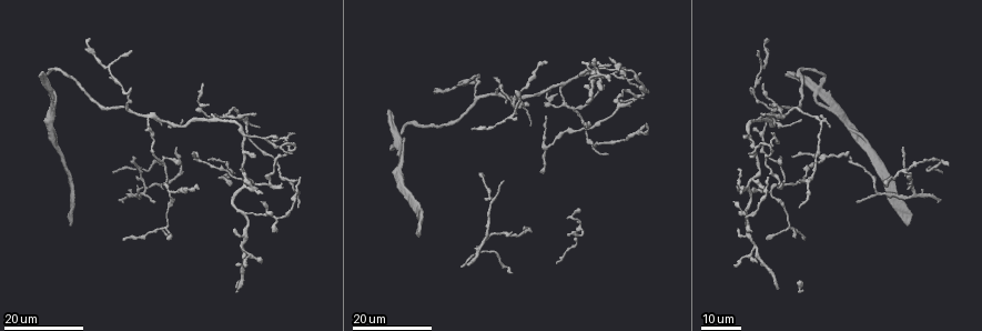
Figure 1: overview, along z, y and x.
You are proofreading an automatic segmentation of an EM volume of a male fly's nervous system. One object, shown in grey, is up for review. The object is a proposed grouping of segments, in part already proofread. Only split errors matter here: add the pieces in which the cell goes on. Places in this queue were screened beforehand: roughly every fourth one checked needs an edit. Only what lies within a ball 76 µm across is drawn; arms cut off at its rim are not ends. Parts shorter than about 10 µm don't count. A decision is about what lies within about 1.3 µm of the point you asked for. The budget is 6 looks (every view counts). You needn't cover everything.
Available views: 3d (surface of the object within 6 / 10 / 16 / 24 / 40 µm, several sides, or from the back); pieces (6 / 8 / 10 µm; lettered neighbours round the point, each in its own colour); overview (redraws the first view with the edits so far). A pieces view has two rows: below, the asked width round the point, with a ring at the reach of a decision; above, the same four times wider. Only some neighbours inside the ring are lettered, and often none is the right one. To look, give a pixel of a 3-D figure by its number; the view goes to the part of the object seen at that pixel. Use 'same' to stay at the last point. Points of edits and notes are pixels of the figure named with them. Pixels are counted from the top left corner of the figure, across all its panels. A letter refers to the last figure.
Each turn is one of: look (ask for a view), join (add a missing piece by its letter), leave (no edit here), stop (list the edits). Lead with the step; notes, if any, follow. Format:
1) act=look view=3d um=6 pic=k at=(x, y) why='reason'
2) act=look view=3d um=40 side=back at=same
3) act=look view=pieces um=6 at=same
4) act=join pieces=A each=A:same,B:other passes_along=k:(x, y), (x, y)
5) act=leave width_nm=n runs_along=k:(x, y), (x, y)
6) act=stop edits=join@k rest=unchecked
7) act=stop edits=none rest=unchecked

act=look view=3d um=16 pic=1 at=(152, 202) why='branch stops here'

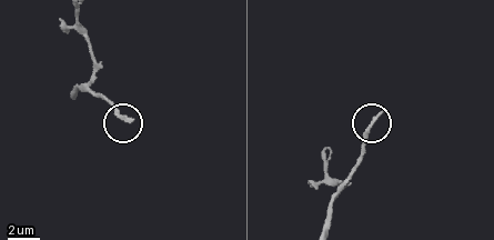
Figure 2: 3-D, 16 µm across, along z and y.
act=look view=pieces um=8 pic=2 at=(133, 121) why='what lies round it'

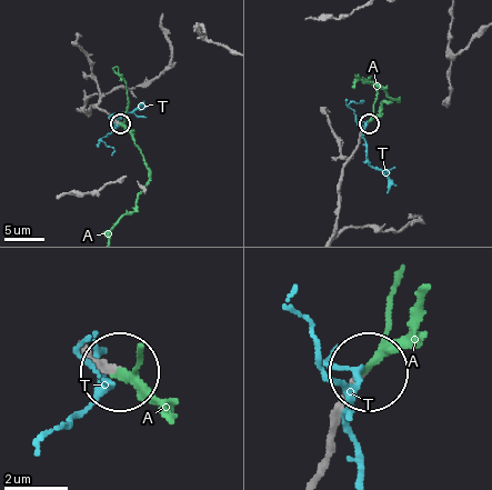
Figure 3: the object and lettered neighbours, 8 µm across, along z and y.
act=join pieces=A each=A:same,T:other passes_along=3:(363, 371), (422, 302) found='it goes on there'

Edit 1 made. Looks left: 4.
act=look view=3d um=16 pic=1 at=(174, 147)

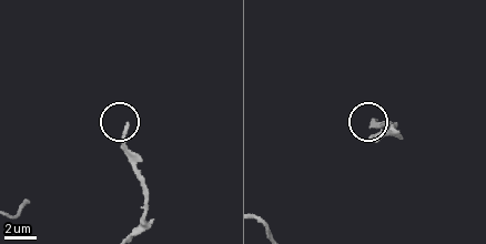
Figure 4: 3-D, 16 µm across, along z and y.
act=look view=pieces um=8 pic=4 at=(129, 127)

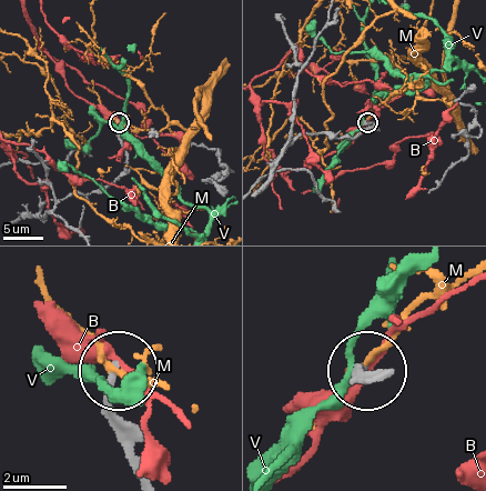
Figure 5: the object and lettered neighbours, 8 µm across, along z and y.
act=leave each=B:other,M:other,V:other found='no lettered piece goes on from it'

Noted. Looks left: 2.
act=stop edits=join@3 rest=unchecked

